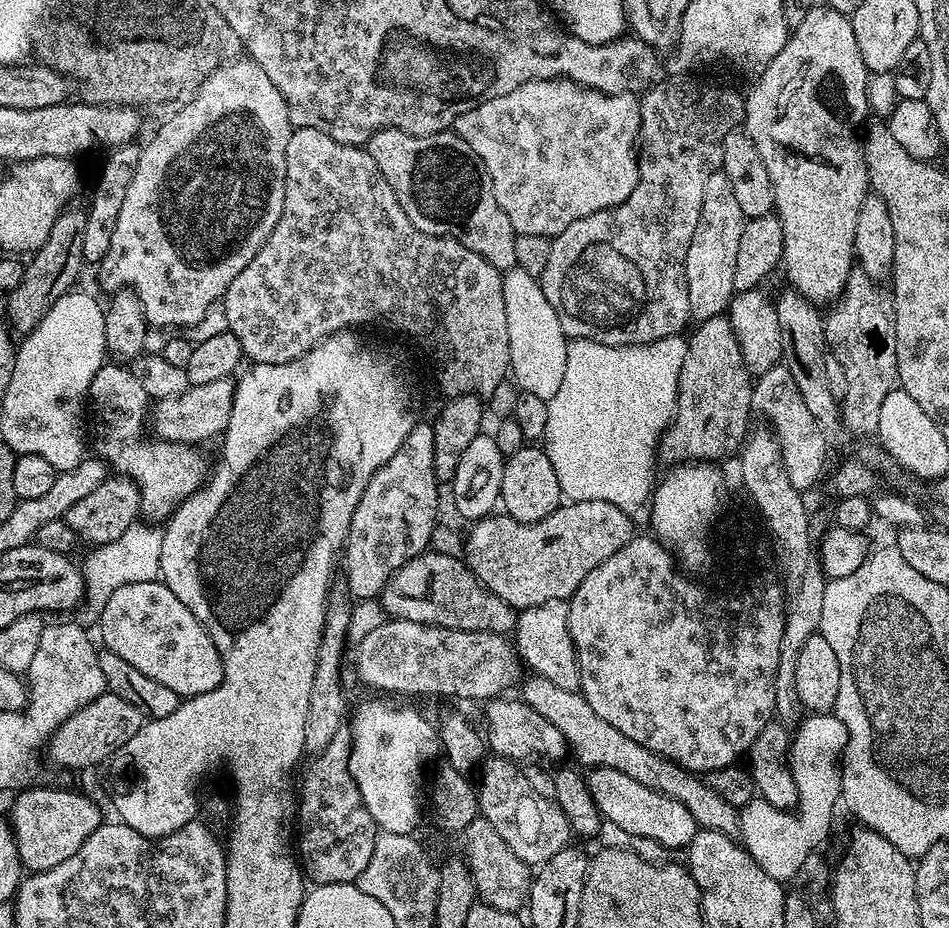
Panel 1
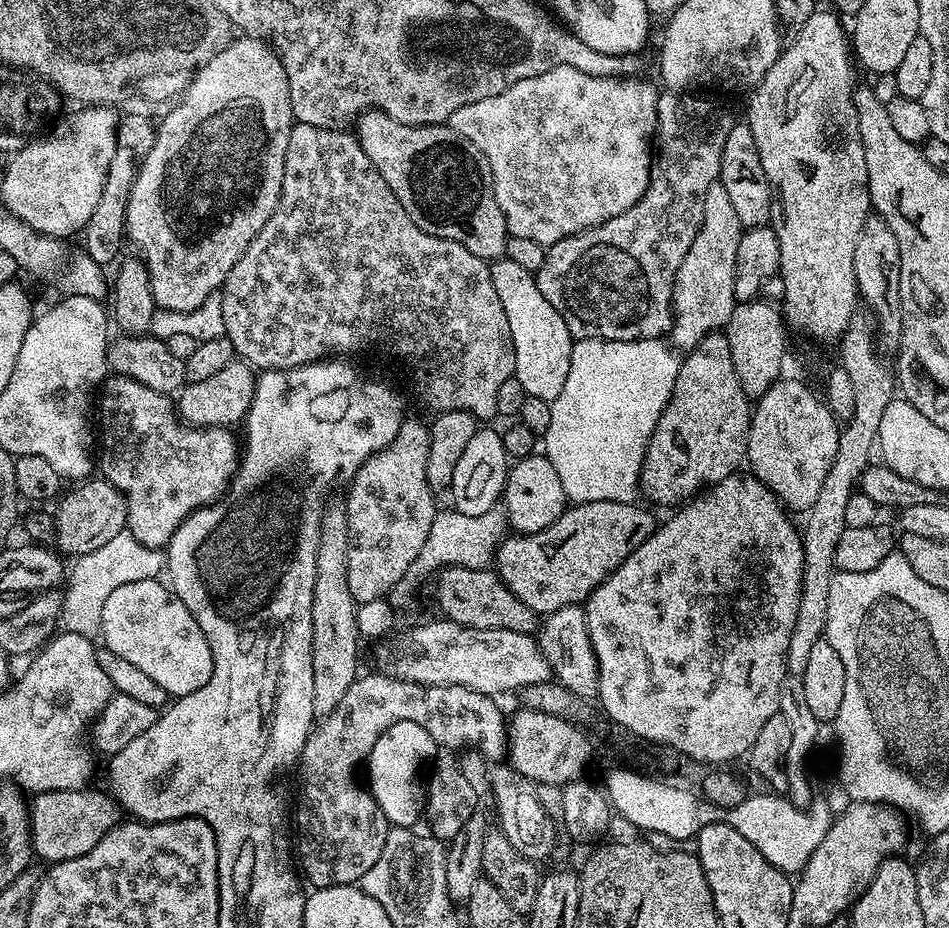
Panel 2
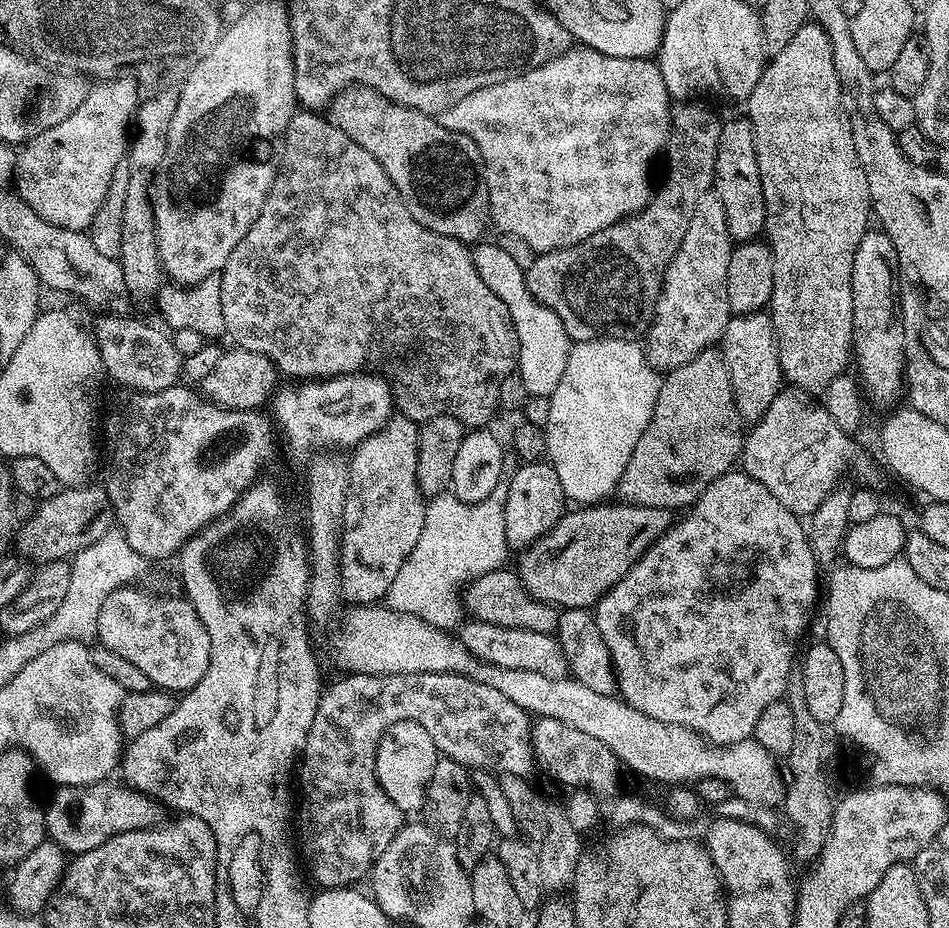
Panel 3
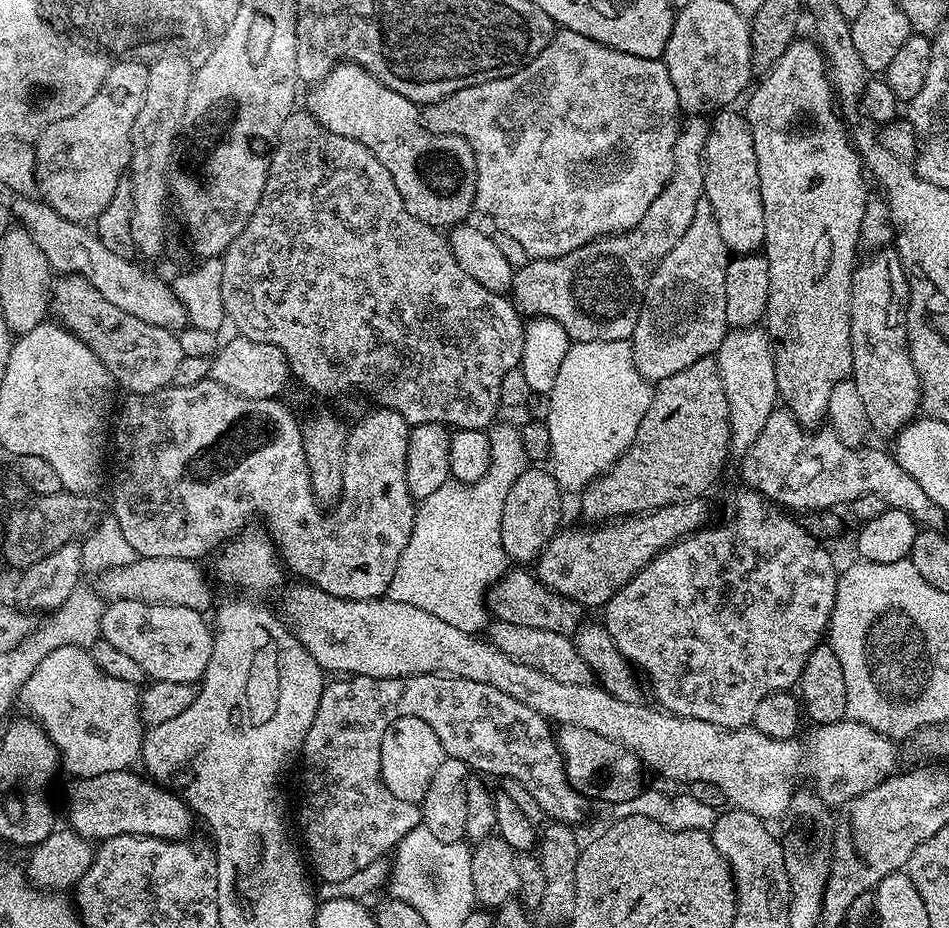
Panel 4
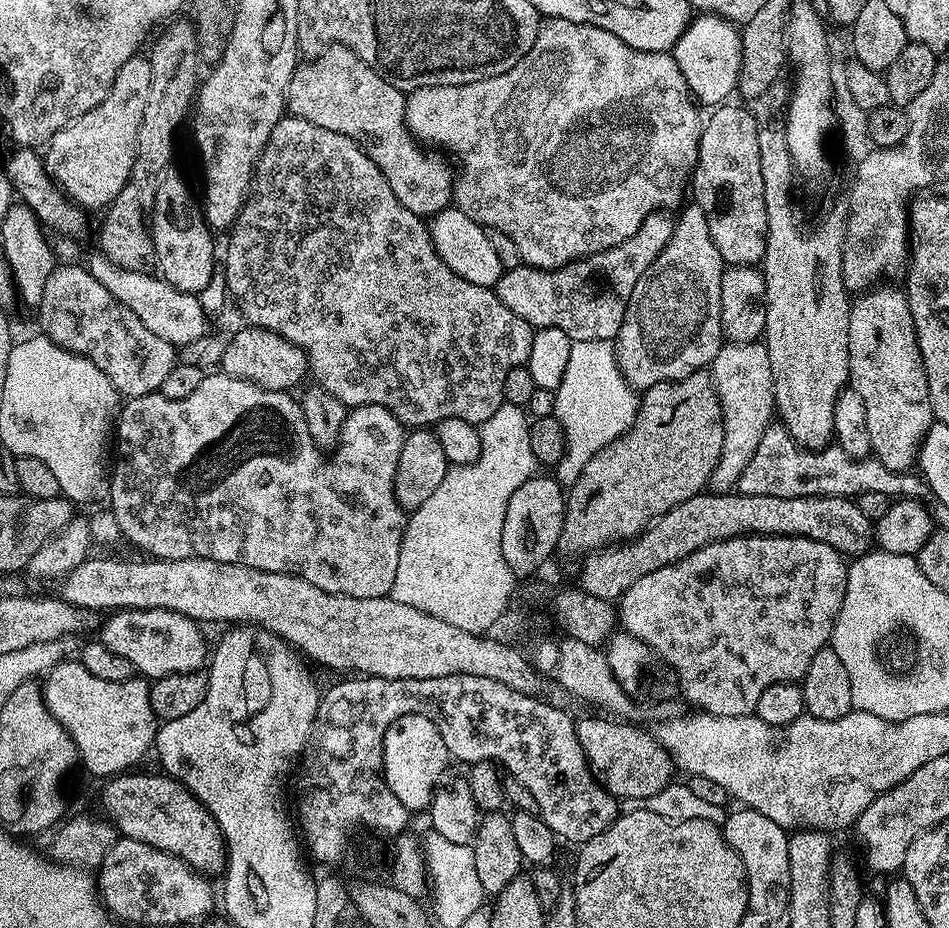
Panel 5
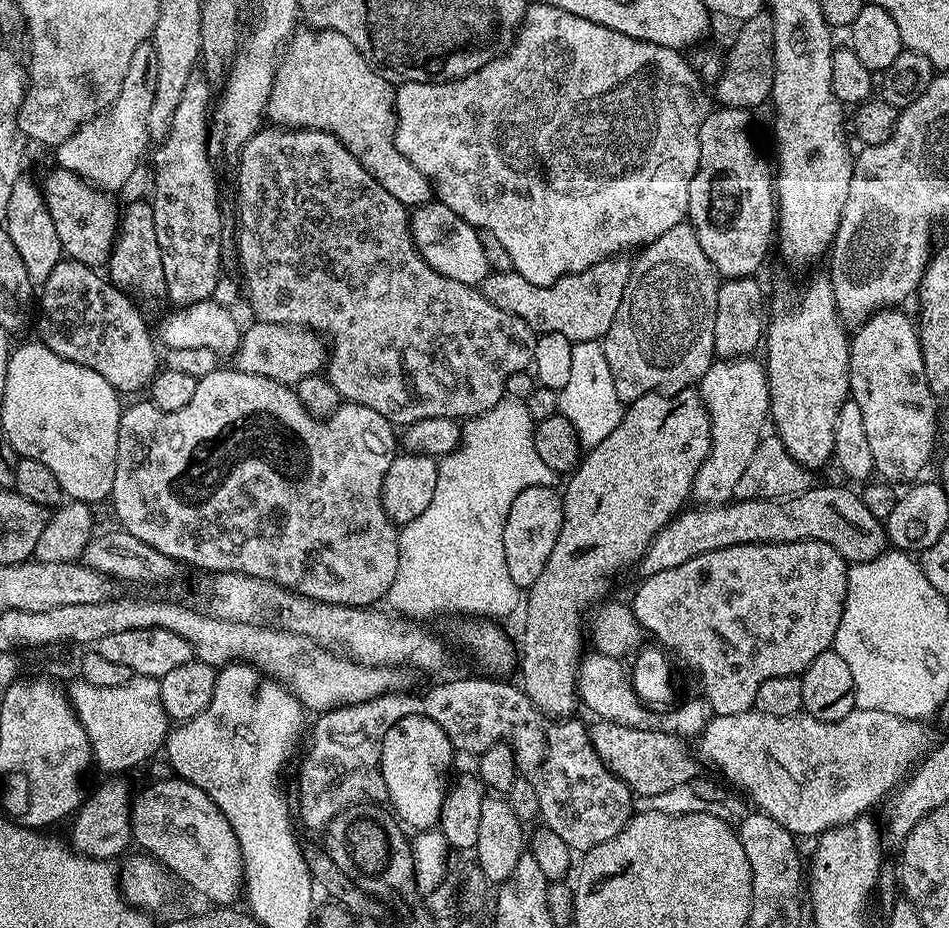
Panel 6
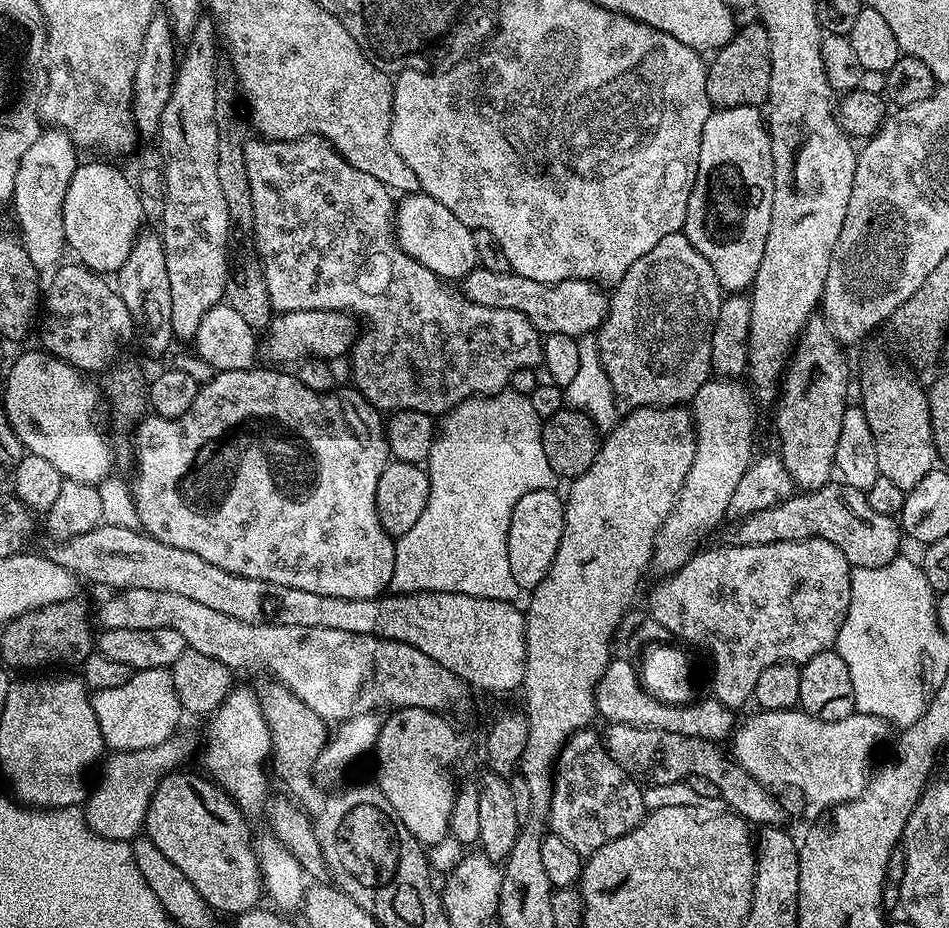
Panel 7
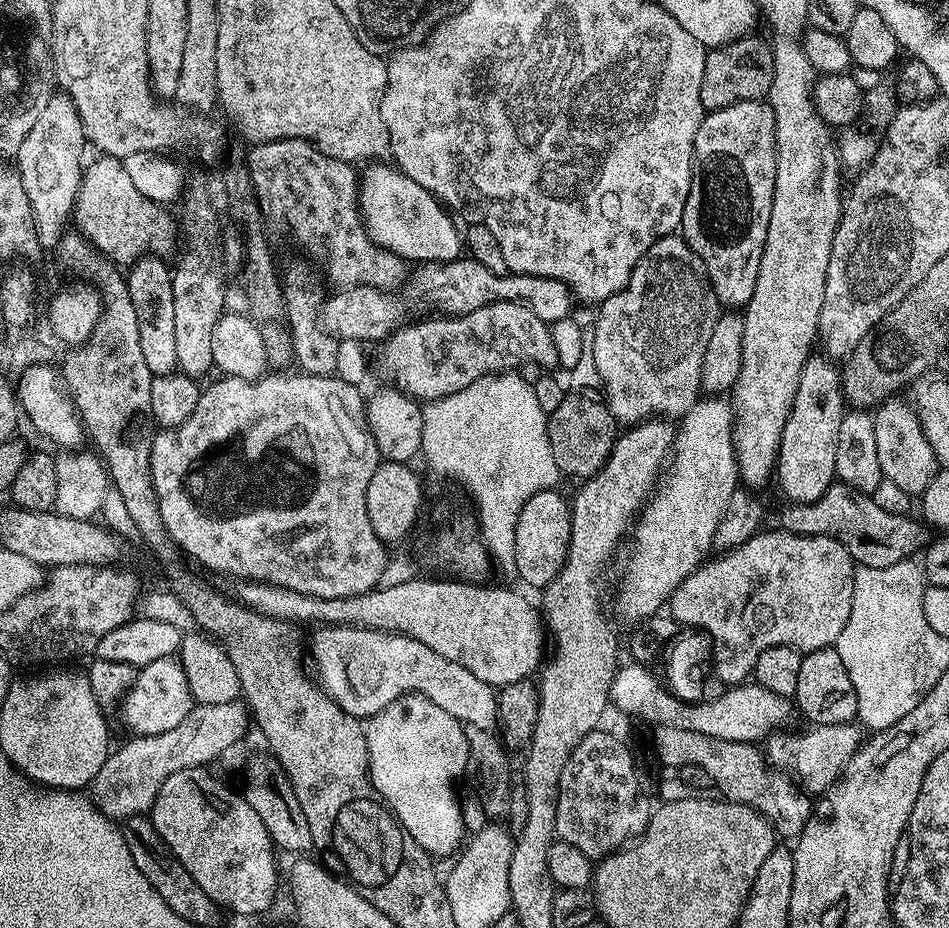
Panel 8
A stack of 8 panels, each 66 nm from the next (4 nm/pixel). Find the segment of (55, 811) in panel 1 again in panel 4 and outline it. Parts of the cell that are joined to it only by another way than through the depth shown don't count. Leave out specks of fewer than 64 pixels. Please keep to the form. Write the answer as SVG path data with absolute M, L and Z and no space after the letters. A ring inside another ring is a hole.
M125 770L77 779L68 796L67 827L89 842L103 842L115 836L149 836L163 840L191 837L192 809L179 796L137 772Z

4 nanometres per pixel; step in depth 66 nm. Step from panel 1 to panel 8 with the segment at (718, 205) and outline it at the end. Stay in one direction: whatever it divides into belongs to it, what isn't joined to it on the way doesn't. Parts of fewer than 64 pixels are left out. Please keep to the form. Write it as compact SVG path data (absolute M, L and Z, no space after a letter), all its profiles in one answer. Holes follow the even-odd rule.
M683 235L664 236L658 242L654 242L654 246L650 246L648 253L632 267L628 285L618 294L606 298L604 303L599 305L597 312L600 313L596 316L596 329L590 332L594 366L596 373L600 376L602 389L604 388L602 396L608 408L612 411L612 416L616 419L617 425L631 426L653 418L679 418L686 415L695 406L697 400L701 399L702 396L700 383L702 382L702 358L706 354L706 342L710 342L710 333L714 331L714 322L718 322L721 311L722 305L714 294L702 258L698 258L698 254L694 254L694 250L684 241Z

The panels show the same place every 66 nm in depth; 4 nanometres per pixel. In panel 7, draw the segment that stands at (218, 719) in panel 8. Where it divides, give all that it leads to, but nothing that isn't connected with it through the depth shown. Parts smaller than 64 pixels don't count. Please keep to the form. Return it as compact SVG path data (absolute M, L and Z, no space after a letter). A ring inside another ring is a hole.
M177 734L170 737L166 742L162 742L158 746L150 746L146 750L138 750L137 752L117 752L109 755L109 760L103 761L104 769L100 772L100 777L96 780L96 785L91 785L90 791L86 796L86 803L83 805L84 820L88 823L91 832L97 832L102 838L107 840L123 840L131 842L141 835L144 827L144 819L146 818L146 810L150 798L154 794L156 787L160 785L163 777L170 772L175 772L181 767L183 760L188 760L192 756L192 751L198 748L198 740L192 736L183 736Z

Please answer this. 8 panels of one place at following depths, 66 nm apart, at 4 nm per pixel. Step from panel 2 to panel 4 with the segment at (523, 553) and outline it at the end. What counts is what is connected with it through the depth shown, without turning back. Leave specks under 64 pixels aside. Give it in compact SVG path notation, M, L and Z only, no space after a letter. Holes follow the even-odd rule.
M685 498L667 504L653 512L642 512L635 516L626 516L597 523L595 526L584 526L588 528L568 528L557 531L552 540L545 546L534 564L534 573L550 590L572 599L574 602L583 605L585 609L599 609L608 603L614 594L618 594L634 578L634 574L641 572L658 553L666 550L671 544L676 544L684 536L709 523L708 504L704 498Z

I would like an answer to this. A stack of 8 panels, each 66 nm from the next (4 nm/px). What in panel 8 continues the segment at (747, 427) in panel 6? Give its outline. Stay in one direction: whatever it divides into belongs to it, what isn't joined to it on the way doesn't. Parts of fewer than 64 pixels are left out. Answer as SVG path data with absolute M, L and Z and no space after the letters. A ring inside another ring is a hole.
M701 398L686 415L679 417L670 471L641 508L630 532L632 549L628 552L628 565L616 588L614 612L617 617L620 615L624 620L639 622L657 615L663 609L660 607L671 601L674 590L682 586L684 579L709 559L713 551L714 530L718 530L718 522L722 522L722 514L726 514L726 506L730 506L730 494L736 492L740 480L740 471L736 469L736 444L732 440L733 423L734 409L724 398Z

